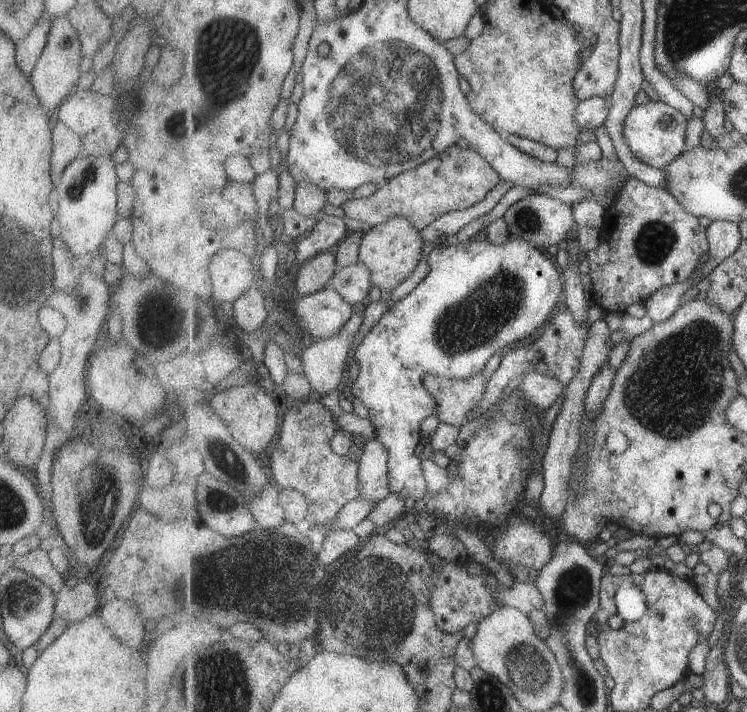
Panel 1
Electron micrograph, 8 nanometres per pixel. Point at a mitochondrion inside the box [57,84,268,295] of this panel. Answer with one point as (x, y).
(86, 180)

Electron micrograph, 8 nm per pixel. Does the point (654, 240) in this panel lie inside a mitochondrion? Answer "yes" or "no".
yes

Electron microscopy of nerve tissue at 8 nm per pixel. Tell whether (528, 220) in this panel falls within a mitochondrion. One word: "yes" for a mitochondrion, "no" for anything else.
yes

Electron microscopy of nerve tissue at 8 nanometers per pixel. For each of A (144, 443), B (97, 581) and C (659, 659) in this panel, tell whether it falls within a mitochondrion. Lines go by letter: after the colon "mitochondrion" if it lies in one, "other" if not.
A: other
B: other
C: other

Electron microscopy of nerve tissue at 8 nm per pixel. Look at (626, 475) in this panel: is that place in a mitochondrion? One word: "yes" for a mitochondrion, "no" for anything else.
no

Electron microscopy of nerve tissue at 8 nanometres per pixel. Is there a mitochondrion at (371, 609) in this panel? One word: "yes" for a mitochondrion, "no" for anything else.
yes

